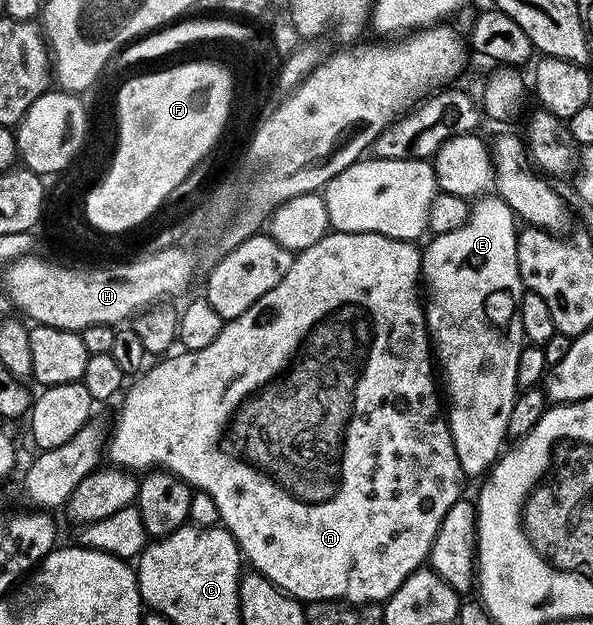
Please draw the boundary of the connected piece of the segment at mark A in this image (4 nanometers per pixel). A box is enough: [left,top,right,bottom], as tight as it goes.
[108,230,464,605]

